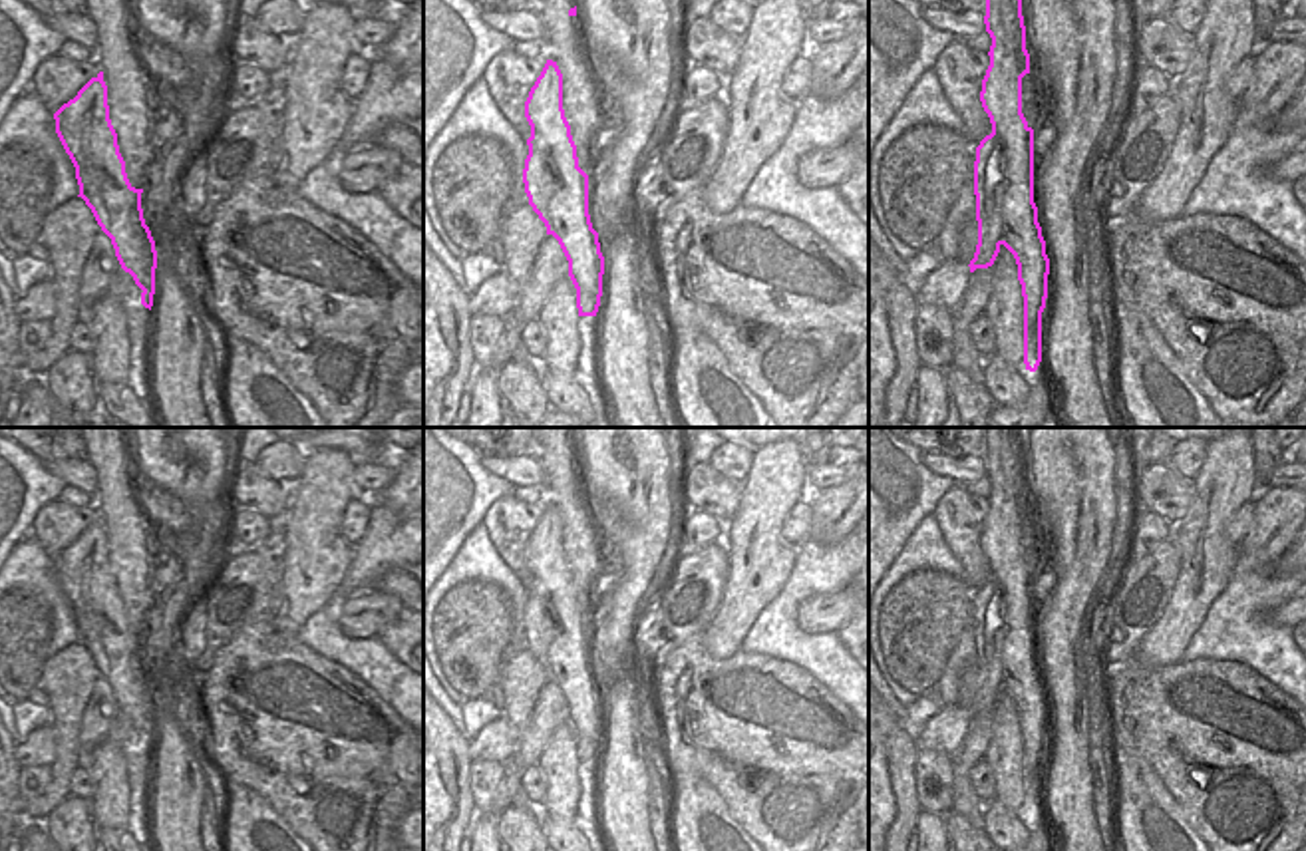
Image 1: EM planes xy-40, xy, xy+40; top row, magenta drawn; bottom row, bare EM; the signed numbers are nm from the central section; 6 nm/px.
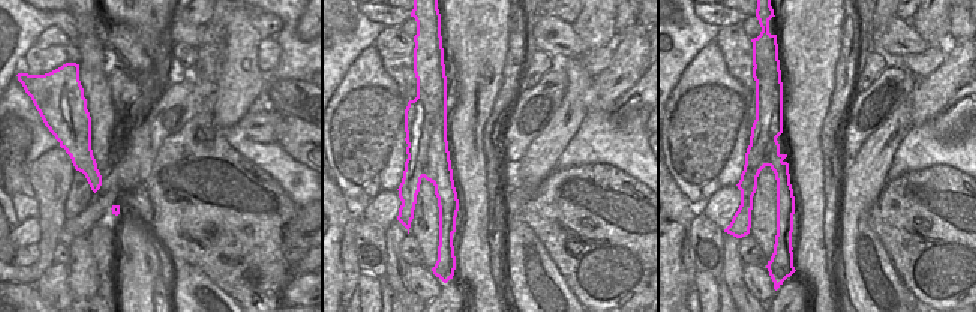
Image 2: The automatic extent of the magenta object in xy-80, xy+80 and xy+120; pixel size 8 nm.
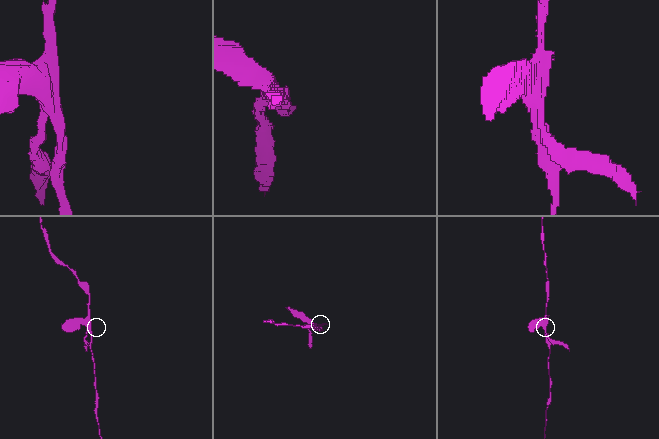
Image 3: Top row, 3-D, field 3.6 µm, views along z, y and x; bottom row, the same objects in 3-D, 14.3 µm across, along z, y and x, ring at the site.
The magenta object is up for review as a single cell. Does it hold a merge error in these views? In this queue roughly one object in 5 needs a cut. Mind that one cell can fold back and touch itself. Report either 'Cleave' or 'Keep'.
Cleave.

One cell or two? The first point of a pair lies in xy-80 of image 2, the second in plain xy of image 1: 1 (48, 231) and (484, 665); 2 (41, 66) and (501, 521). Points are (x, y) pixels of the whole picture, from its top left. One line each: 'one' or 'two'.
1: two
2: one

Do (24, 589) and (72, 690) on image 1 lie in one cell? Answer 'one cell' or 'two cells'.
two cells

